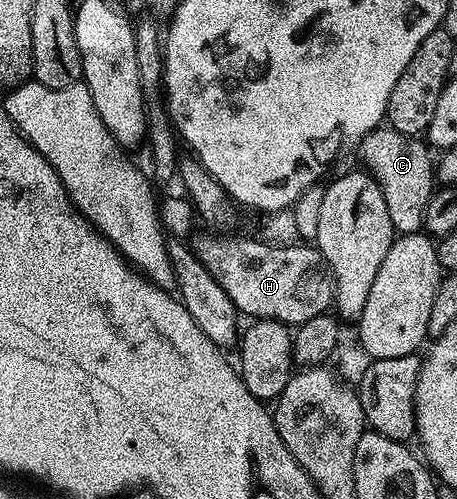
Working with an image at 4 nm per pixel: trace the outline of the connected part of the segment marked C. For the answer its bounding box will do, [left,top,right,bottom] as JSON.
[359,126,435,234]

